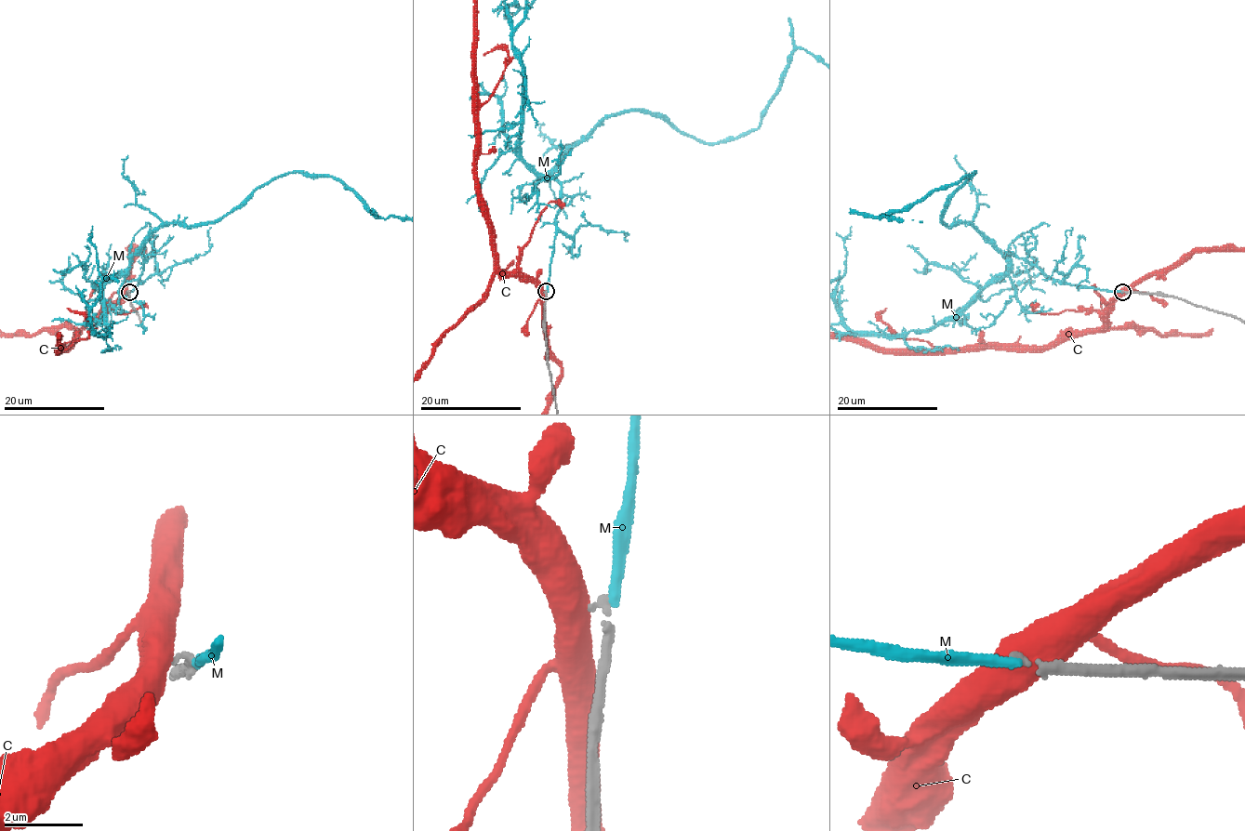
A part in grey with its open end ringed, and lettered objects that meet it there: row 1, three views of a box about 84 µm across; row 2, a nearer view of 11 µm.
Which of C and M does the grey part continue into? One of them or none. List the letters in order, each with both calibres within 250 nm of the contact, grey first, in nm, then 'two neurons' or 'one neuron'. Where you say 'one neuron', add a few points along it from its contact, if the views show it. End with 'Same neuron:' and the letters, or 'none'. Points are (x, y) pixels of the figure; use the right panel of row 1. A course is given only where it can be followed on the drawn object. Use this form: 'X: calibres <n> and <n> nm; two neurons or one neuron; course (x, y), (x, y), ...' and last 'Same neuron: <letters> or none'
C: calibres 150 and 750 nm; two neurons
M: calibres 180 and 280 nm; one neuron
Same neuron: M

